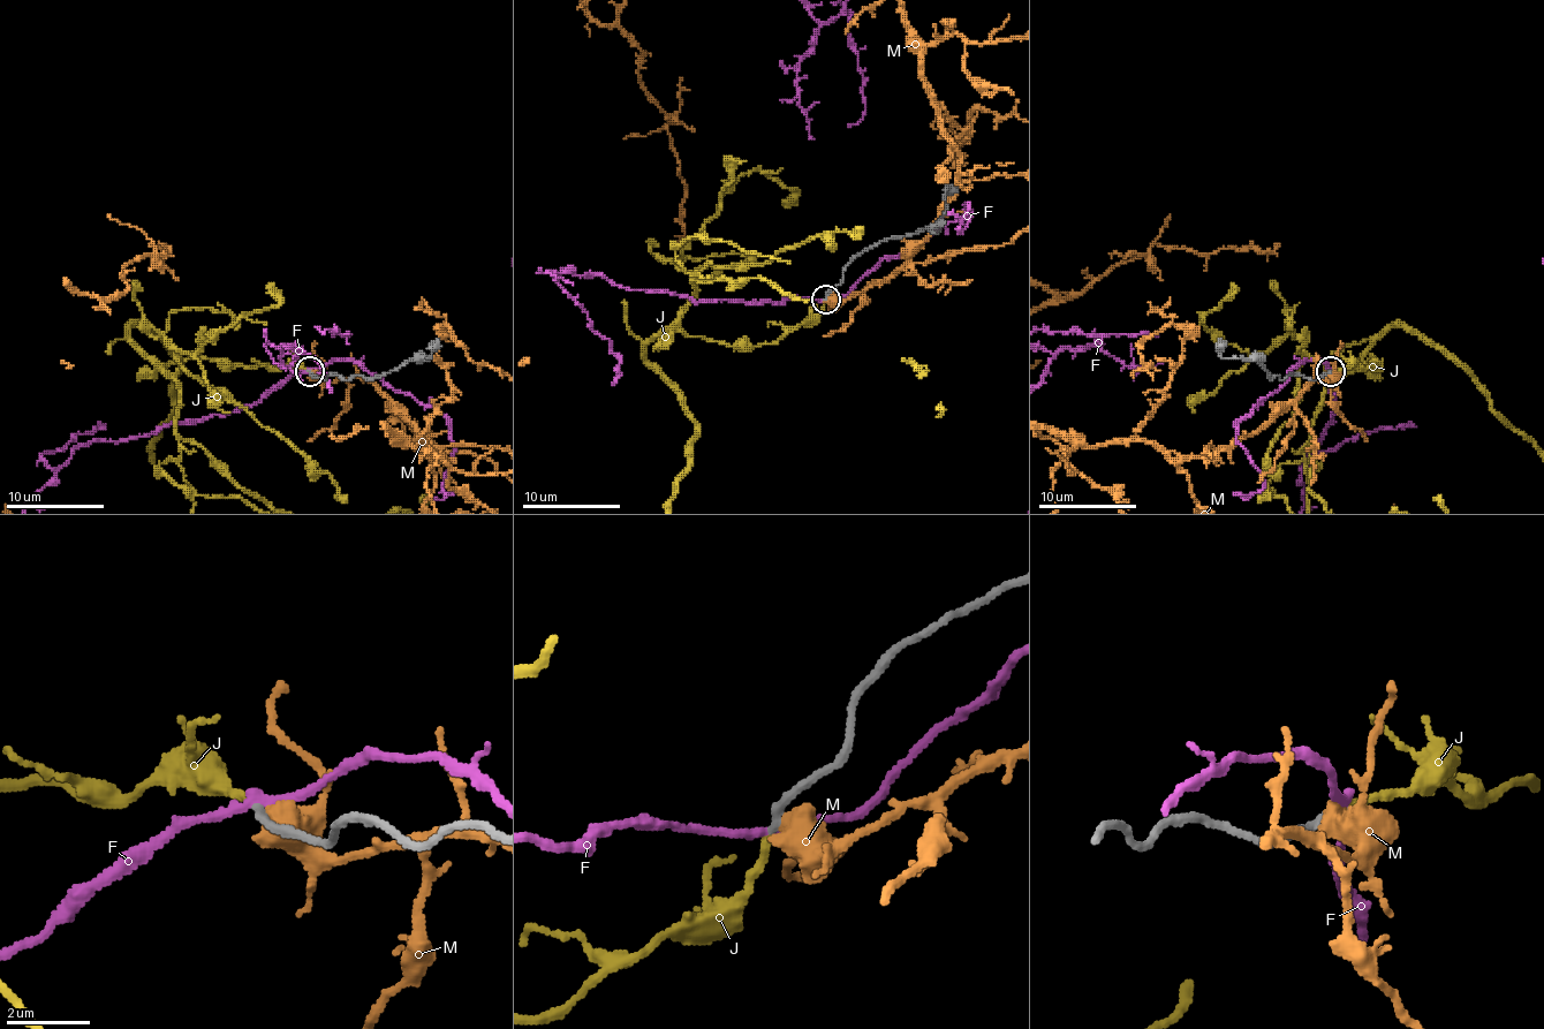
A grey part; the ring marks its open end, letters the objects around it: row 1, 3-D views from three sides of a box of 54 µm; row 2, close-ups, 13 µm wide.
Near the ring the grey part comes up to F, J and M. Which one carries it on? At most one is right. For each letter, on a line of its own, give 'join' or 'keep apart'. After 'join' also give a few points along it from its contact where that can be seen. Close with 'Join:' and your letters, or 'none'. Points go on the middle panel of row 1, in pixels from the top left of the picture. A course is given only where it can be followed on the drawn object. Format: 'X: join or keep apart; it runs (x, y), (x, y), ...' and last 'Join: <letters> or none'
F: keep apart
J: join
M: keep apart
Join: J

